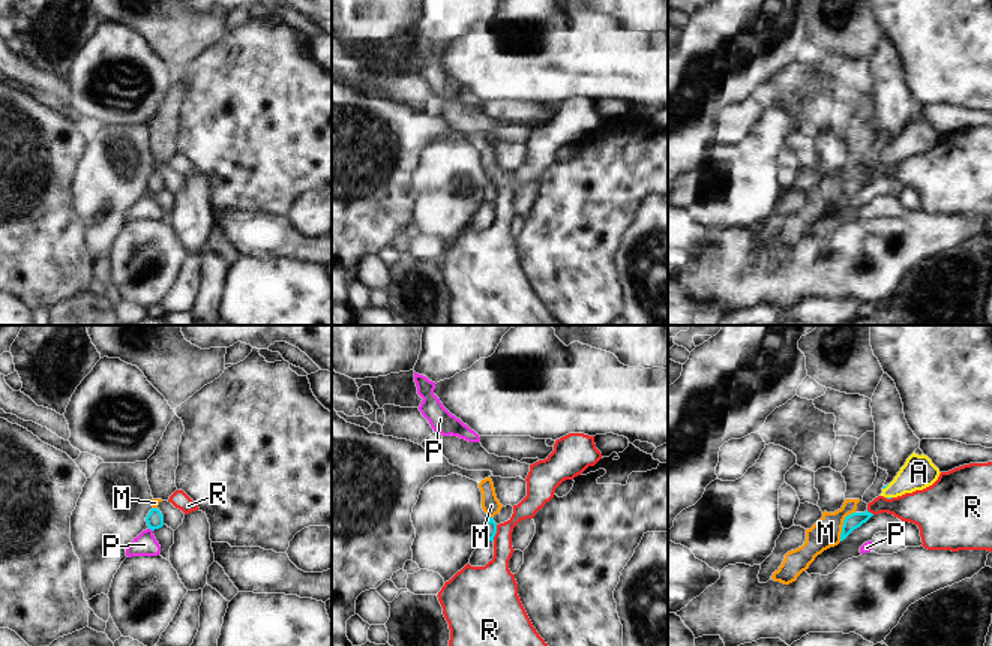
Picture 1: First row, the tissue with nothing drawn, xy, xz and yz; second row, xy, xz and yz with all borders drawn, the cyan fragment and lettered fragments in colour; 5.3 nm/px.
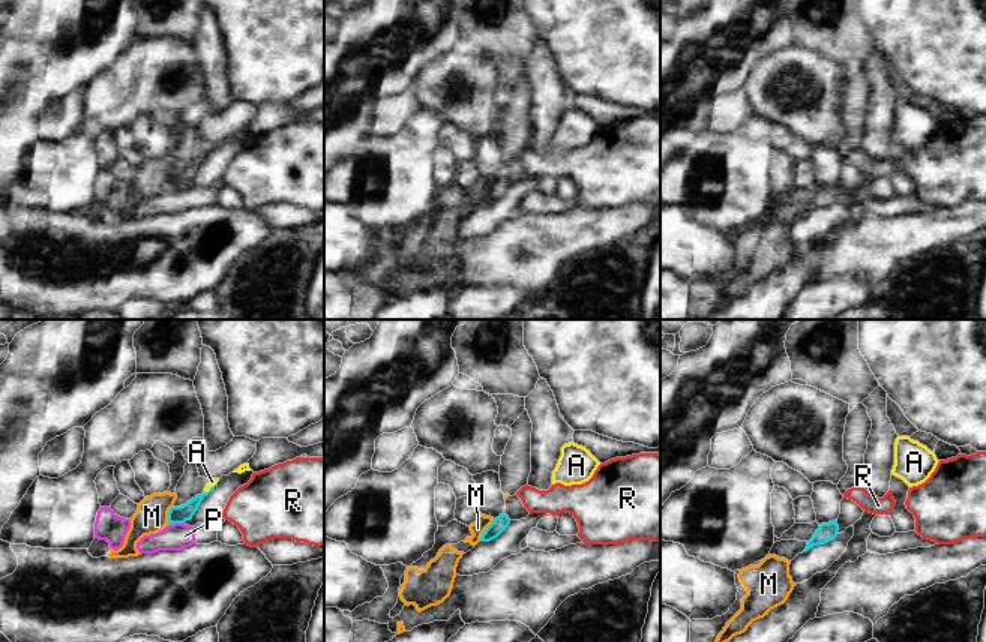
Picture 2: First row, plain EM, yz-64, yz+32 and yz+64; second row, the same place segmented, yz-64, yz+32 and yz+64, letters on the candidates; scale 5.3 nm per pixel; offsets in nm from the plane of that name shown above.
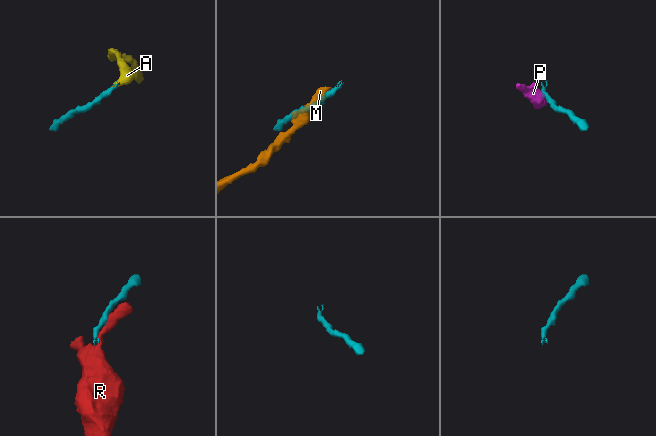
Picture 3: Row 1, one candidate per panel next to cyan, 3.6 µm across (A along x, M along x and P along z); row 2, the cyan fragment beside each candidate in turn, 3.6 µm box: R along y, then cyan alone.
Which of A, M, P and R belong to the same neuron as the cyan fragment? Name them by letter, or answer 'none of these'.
A

